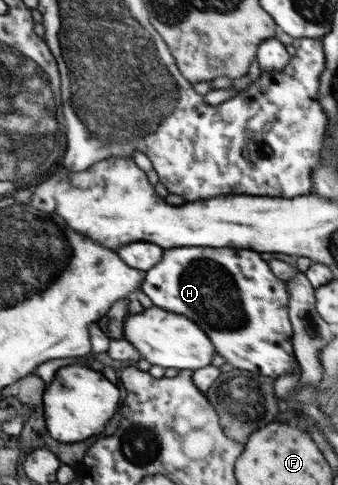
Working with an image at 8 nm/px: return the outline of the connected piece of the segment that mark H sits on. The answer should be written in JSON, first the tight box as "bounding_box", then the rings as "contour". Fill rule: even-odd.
{"bounding_box":[142,247,299,379],"contour":[[[240,247],[172,248],[164,251],[158,265],[147,271],[142,290],[154,306],[195,320],[211,337],[220,357],[224,357],[234,368],[268,375],[270,379],[296,371],[294,367],[299,362],[295,356],[295,330],[290,320],[290,290],[287,283],[271,270],[270,263],[260,256],[260,252]]]}

